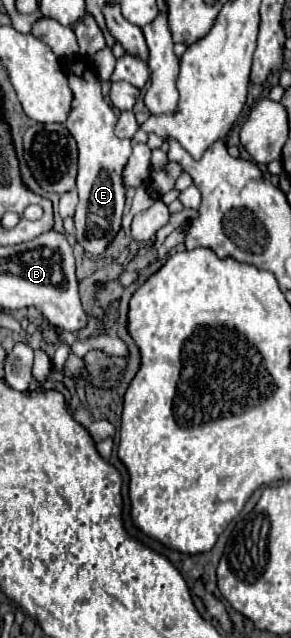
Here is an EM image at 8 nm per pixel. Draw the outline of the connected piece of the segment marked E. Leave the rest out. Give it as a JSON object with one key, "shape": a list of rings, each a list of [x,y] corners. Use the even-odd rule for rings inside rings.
{"shape":[[[81,61],[69,65],[69,87],[73,93],[73,101],[65,127],[77,141],[78,149],[79,205],[75,211],[75,233],[77,243],[83,247],[83,251],[91,253],[93,257],[101,257],[115,239],[115,235],[121,231],[127,193],[123,185],[123,169],[133,147],[131,139],[119,139],[115,135],[117,117],[113,109],[103,101],[101,81],[97,79],[95,69],[89,63]]]}

